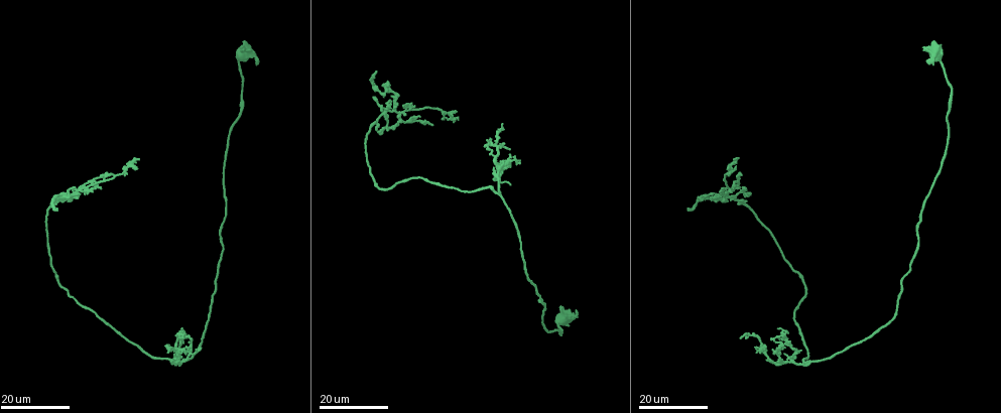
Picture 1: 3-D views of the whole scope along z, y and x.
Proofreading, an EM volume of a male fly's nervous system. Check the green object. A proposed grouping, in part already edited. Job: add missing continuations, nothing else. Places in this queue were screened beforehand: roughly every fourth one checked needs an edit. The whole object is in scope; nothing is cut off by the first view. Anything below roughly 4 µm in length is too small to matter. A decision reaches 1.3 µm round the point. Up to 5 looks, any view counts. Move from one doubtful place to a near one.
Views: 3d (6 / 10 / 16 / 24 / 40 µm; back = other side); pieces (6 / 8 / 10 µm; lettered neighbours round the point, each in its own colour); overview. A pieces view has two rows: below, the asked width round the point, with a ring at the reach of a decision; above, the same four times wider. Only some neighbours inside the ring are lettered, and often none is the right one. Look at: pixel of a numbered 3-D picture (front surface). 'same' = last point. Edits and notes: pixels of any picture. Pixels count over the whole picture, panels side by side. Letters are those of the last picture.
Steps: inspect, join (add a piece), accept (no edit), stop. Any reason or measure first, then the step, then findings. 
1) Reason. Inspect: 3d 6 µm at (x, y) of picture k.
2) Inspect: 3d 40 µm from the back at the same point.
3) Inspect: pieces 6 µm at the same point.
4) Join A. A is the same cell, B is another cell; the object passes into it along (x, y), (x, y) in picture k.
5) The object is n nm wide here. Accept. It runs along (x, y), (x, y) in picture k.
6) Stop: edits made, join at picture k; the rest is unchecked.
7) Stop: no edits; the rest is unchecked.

Branch stops here. Inspect: 3d 24 µm at (58, 210) of picture 1.

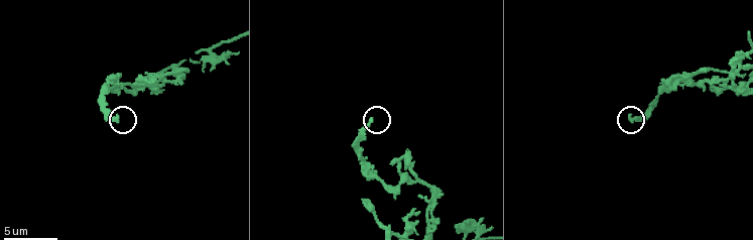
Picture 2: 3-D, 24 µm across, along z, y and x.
Inspect: pieces 8 µm at (627, 116) of picture 2.

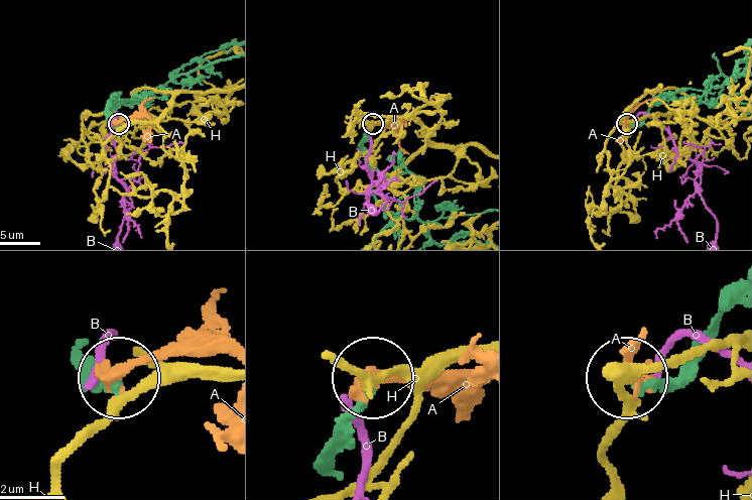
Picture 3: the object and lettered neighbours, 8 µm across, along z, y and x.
Accept. A, B and H are other cells; no lettered piece goes on from it.

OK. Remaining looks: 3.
An open end. Inspect: 3d 24 µm at (729, 168) of picture 1.

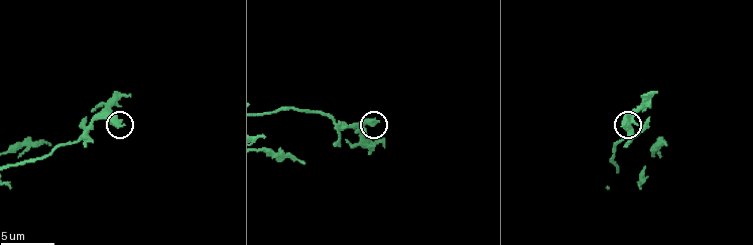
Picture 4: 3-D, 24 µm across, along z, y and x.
What lies round it. Inspect: pieces 6 µm at (625, 122) of picture 4.

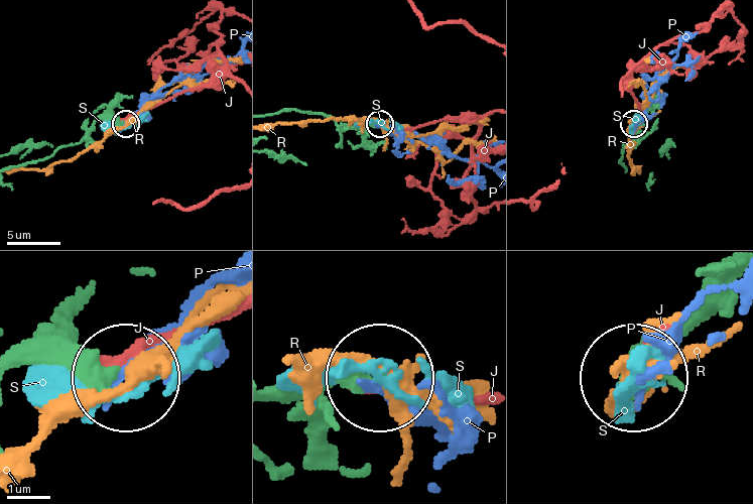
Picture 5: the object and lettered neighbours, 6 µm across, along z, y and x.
Accept. J, P, R and S are other cells; it runs along (20, 365), (114, 372) in picture 5; none of them fits.

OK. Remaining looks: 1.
Stop: no edits; the rest is unchecked.

